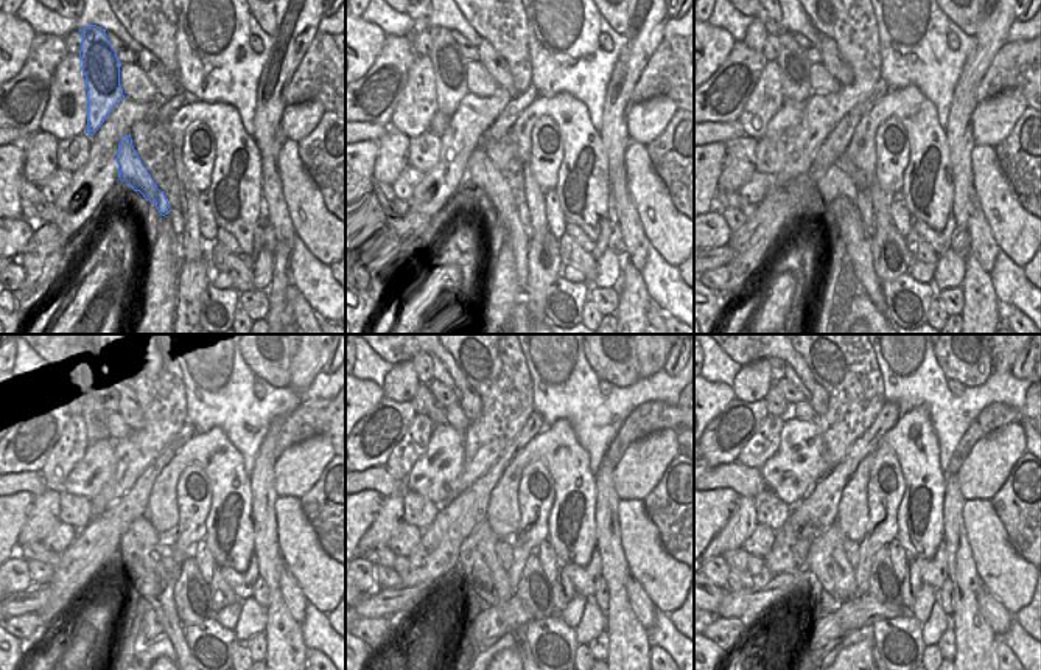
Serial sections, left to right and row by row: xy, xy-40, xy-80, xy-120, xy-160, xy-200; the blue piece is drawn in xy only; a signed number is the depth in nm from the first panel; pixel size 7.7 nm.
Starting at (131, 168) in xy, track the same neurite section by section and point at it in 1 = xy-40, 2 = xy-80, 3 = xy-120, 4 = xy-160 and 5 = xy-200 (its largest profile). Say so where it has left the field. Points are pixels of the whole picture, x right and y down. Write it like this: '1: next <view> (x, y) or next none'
1: next xy-40 (481, 174)
2: next xy-80 (839, 195)
3: next xy-120 (148, 577)
4: next xy-160 (478, 565)
5: next xy-200 (827, 561)

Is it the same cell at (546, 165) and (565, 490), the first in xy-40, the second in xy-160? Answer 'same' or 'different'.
different

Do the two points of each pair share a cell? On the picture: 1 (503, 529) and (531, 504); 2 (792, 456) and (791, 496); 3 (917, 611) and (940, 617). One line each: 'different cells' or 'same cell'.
1: different cells
2: same cell
3: different cells

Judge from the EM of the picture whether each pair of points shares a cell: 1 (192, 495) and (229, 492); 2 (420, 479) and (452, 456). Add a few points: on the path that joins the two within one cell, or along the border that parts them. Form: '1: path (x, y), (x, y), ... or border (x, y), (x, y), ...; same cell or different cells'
1: border (190, 464), (204, 471), (210, 487), (206, 529); different cells
2: path (428, 474), (444, 459); same cell

